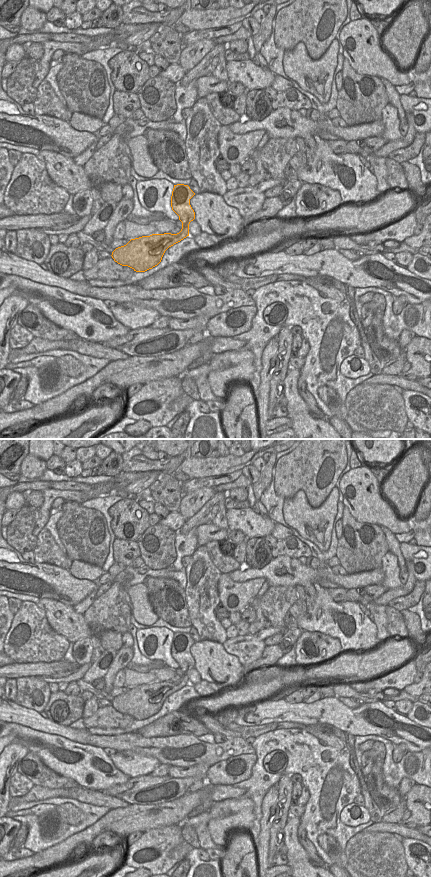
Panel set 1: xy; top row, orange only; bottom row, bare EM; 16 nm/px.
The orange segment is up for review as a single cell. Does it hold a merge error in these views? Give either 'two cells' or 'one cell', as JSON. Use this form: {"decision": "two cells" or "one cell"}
{"decision": "one cell"}

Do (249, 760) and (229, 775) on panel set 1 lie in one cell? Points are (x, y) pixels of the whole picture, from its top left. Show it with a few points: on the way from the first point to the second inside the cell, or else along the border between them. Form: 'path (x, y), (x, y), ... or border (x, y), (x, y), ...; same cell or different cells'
path (246, 767), (242, 774), (236, 776); same cell

